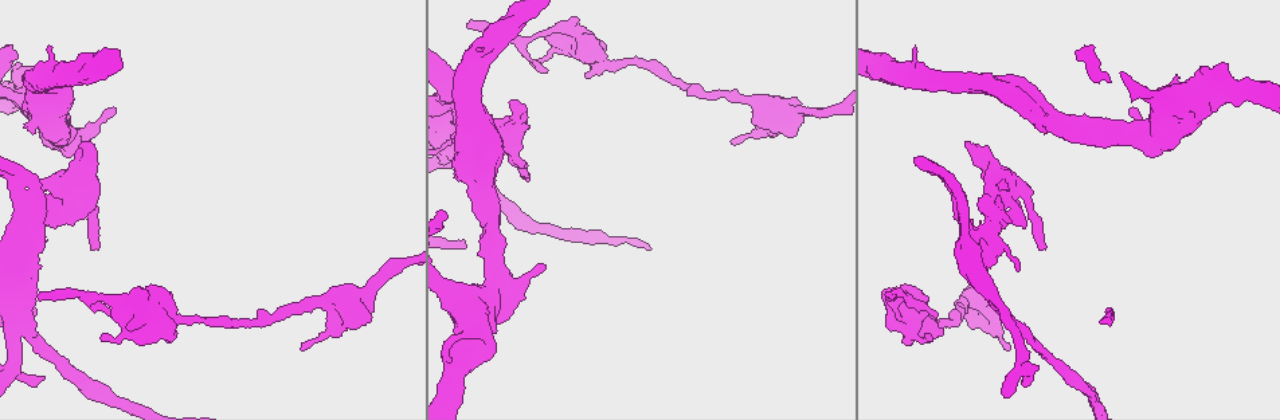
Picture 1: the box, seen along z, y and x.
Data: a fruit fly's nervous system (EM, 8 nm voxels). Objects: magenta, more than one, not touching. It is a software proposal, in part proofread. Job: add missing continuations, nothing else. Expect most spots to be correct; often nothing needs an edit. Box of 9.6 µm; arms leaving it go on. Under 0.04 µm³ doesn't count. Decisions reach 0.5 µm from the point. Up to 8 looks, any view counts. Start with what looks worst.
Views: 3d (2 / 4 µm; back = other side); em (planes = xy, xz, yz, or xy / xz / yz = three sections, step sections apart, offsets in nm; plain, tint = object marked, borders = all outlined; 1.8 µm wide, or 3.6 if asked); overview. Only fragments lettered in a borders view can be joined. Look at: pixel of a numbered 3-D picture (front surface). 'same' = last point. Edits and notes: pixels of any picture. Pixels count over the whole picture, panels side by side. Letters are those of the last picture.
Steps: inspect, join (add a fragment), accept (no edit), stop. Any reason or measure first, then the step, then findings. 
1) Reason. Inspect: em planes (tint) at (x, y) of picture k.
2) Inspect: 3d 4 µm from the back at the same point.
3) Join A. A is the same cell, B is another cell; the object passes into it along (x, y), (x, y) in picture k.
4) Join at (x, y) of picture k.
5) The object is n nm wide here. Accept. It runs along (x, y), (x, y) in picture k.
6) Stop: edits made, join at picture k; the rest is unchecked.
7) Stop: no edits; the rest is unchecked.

Four or more arms meet. Inspect: 3d 2 µm at (31, 239) of picture 1.

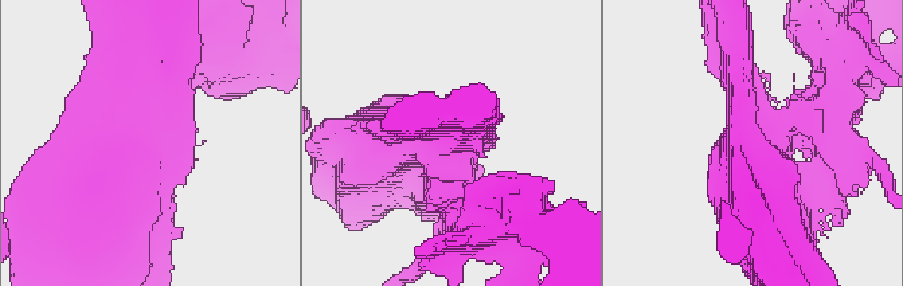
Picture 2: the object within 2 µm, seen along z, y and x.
Now the EM. Inspect: em xz step 4 (tint) at (449, 160) of picture 2.

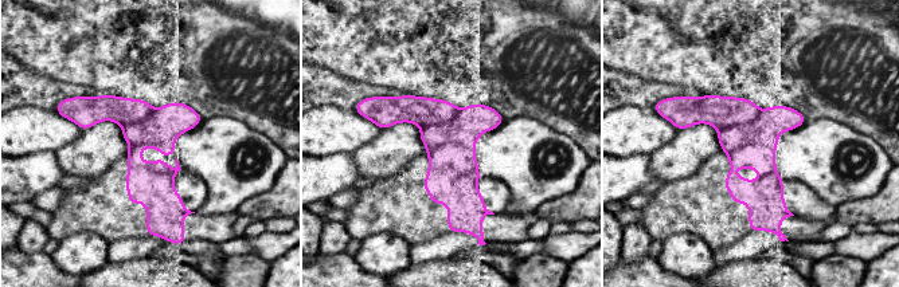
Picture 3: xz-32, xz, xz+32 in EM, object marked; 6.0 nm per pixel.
Cut it another way. Inspect: em xy step 4 (borders) at the same point.

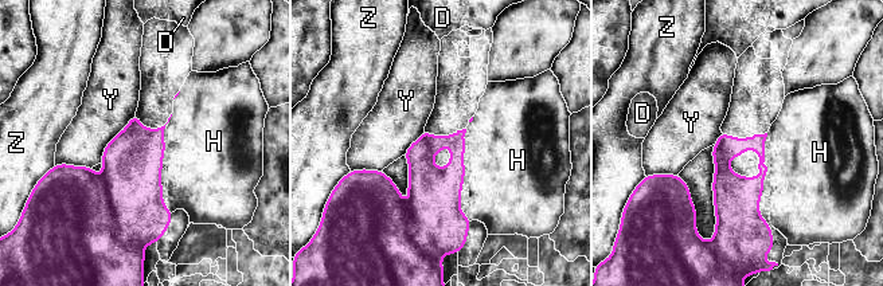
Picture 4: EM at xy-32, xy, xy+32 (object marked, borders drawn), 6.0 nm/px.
Accept. D, H, Y and Z are other cells; none of them fits.

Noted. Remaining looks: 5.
Branch stops here. Inspect: em planes (plain) at (890, 298) of picture 1.

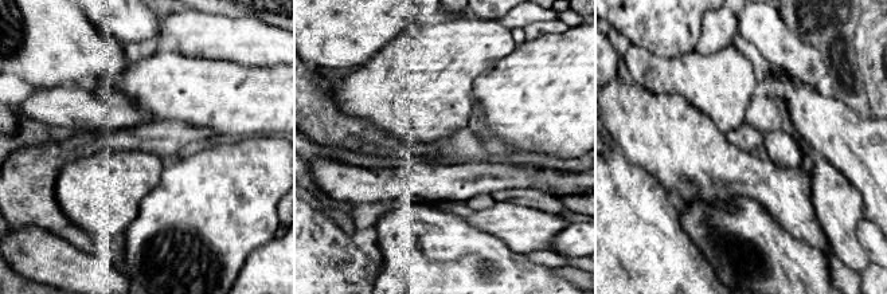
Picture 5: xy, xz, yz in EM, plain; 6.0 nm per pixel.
What lies round it. Inspect: em planes (borders) at the same point.

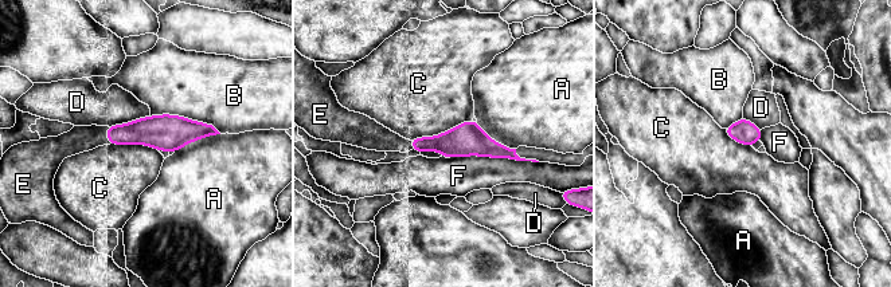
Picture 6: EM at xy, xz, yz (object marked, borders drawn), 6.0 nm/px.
The longest contact is with F, 500 nm. Join at (81, 138) of picture 6. E is the same cell, A, B, C, D and F are other cells; the cell continues.

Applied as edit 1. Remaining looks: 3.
Stop: edits made, join at picture 6; the rest is unchecked.

